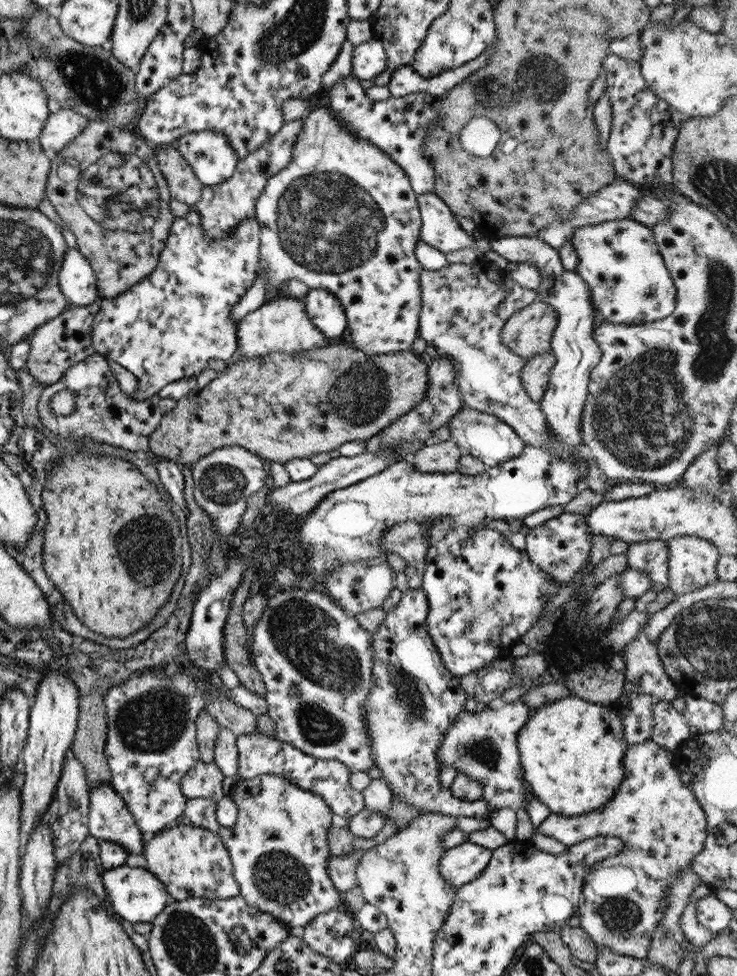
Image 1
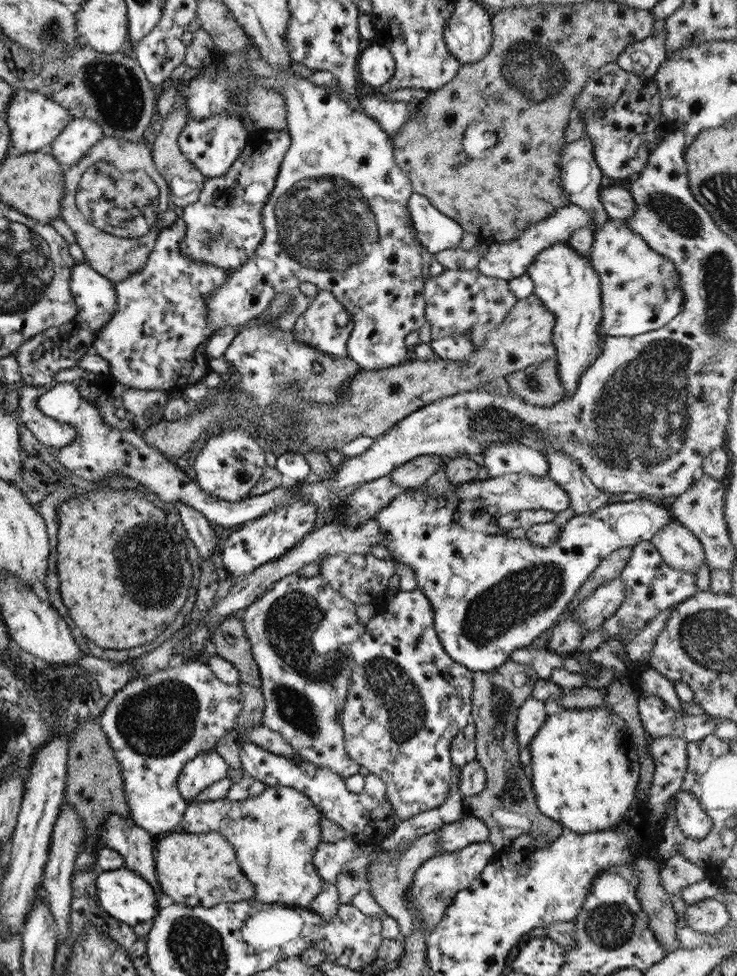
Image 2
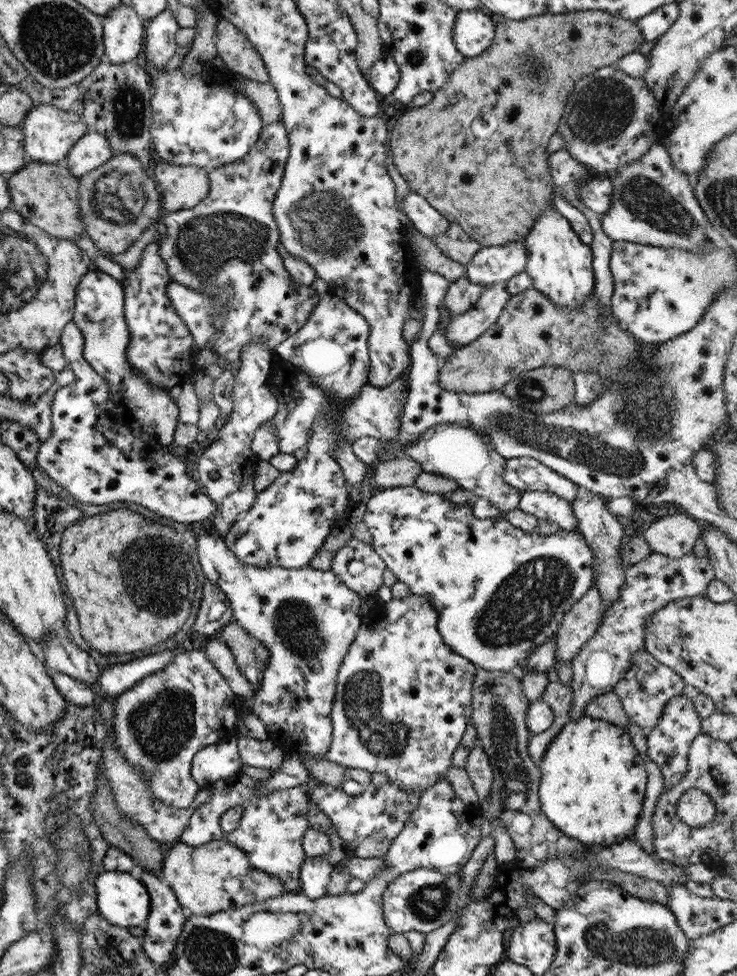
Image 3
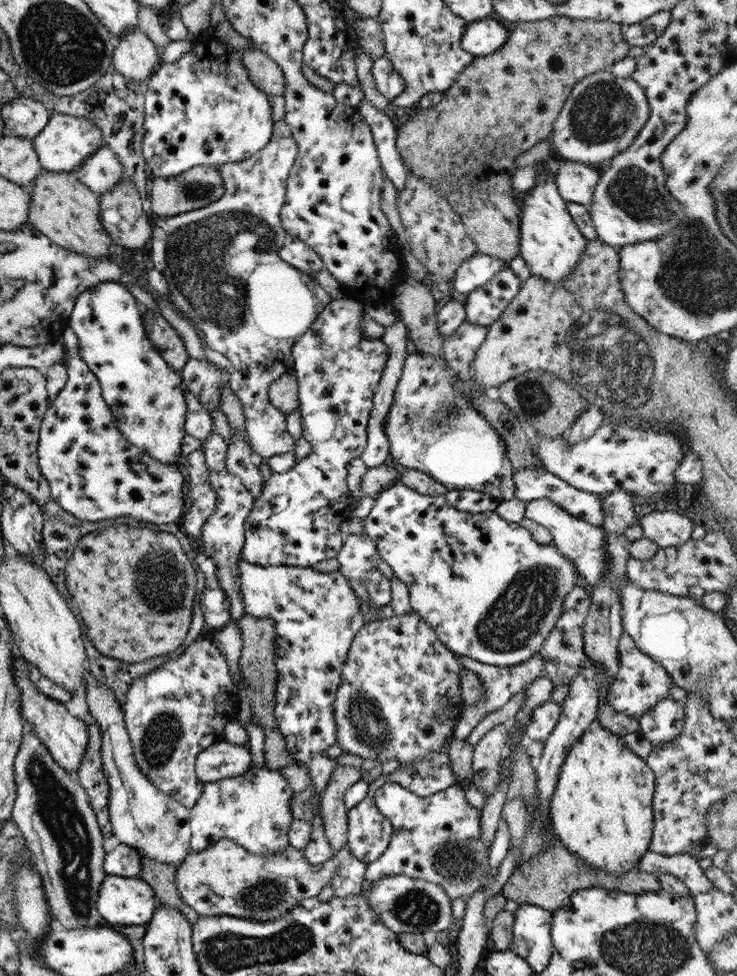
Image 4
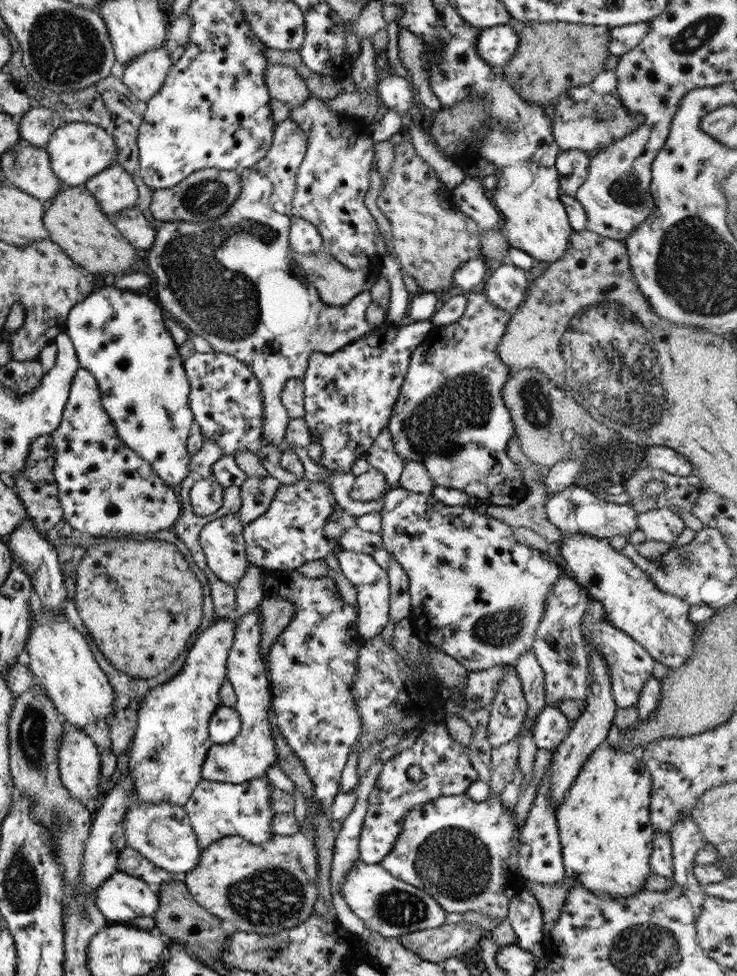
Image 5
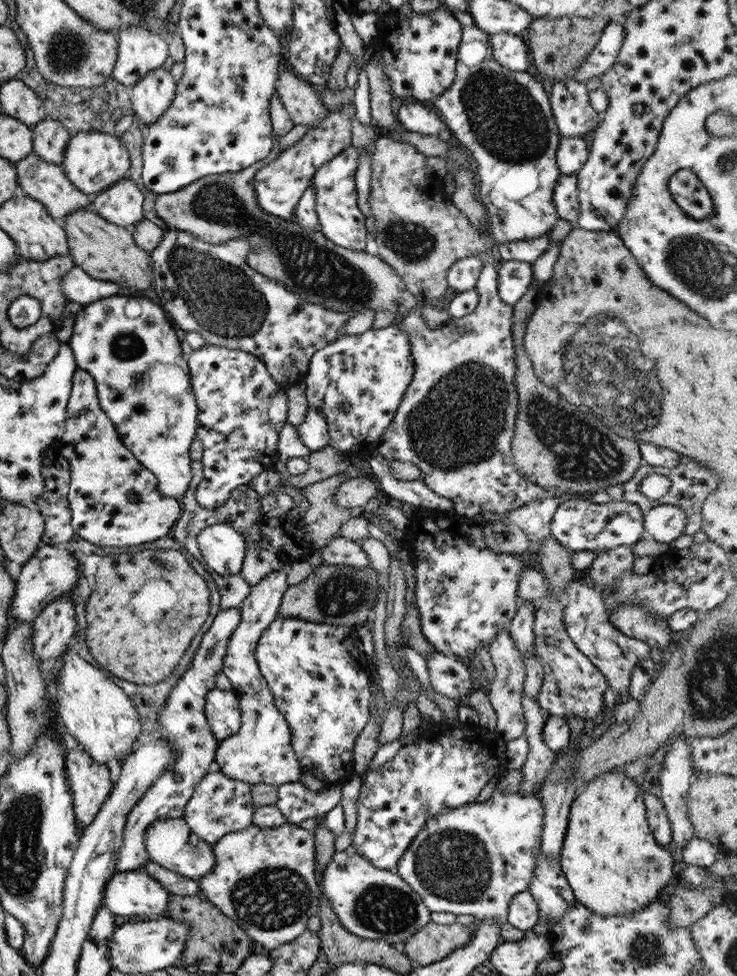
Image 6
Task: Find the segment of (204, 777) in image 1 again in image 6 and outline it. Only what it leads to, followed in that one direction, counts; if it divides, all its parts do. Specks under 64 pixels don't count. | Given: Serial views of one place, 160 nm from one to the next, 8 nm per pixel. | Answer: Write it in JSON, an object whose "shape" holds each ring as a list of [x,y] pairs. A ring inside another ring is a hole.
{"shape":[[[282,568],[269,572],[250,588],[249,594],[238,606],[240,619],[229,637],[220,670],[228,678],[230,691],[237,699],[240,725],[237,733],[218,742],[213,768],[231,780],[250,785],[263,783],[278,787],[286,782],[298,781],[299,773],[303,770],[291,748],[289,727],[275,708],[273,696],[254,655],[261,632],[277,618],[278,606],[287,588],[286,574]]]}

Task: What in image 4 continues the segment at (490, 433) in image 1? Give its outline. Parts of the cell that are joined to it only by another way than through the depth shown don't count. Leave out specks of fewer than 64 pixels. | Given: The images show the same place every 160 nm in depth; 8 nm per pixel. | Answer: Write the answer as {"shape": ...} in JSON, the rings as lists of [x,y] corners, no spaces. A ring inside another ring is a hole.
{"shape":[[[527,468],[527,470],[517,470],[513,473],[513,483],[515,486],[515,497],[521,501],[533,501],[539,498],[547,499],[561,507],[563,512],[567,512],[569,516],[575,516],[577,520],[583,520],[587,524],[595,527],[603,527],[603,511],[601,511],[602,497],[582,492],[573,486],[560,480],[552,473],[543,470],[543,468]]]}

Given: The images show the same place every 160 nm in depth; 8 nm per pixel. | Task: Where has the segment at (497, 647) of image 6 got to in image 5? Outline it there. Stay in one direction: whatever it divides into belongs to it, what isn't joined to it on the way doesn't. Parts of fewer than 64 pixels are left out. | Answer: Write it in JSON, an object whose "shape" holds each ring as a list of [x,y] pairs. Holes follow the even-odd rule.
{"shape":[[[503,664],[501,668],[504,670],[502,681],[496,683],[495,696],[487,708],[486,731],[491,749],[518,736],[527,706],[513,665]]]}

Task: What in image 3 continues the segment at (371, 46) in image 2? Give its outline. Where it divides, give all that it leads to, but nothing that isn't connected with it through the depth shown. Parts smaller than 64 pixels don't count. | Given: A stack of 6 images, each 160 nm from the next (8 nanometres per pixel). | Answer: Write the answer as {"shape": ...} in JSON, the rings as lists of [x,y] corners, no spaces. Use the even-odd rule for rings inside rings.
{"shape":[[[384,52],[371,64],[365,79],[378,97],[385,97],[395,88],[399,80],[398,66],[393,58]]]}

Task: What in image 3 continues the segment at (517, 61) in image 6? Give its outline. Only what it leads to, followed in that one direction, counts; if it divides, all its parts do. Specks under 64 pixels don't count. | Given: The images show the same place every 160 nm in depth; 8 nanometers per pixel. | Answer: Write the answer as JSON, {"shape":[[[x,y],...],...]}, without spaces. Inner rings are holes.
{"shape":[[[483,9],[458,12],[452,28],[452,42],[457,52],[466,59],[487,50],[495,36],[494,19]]]}

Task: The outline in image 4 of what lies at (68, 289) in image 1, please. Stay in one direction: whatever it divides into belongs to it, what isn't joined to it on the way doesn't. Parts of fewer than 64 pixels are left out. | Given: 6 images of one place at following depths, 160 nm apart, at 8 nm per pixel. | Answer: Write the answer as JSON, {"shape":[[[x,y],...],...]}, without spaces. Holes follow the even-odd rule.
{"shape":[[[105,281],[86,288],[74,300],[69,313],[68,327],[78,338],[78,355],[96,376],[101,398],[109,407],[116,427],[128,440],[128,444],[141,448],[142,452],[149,454],[151,459],[157,460],[159,464],[175,464],[181,455],[182,438],[186,435],[185,386],[179,373],[168,367],[145,336],[142,313],[137,309],[128,287],[118,281]]]}

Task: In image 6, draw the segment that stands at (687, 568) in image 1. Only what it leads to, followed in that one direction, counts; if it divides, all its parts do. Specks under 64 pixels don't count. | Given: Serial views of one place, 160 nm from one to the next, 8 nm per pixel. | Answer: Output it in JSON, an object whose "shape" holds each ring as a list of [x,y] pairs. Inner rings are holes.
{"shape":[[[661,504],[643,513],[644,534],[655,542],[671,544],[684,534],[685,513],[676,504]]]}

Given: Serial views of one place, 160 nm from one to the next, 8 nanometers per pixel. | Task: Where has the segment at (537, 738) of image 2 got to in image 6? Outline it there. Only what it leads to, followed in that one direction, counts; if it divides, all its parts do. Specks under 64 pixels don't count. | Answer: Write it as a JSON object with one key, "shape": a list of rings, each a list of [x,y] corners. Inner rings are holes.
{"shape":[[[605,771],[602,775],[596,776],[587,781],[585,789],[571,802],[568,810],[568,821],[566,824],[566,831],[562,840],[561,850],[559,851],[559,864],[563,876],[566,878],[568,885],[571,887],[574,900],[579,904],[586,906],[590,911],[603,916],[609,915],[624,915],[640,910],[647,903],[653,899],[665,898],[665,890],[678,878],[677,865],[678,861],[672,852],[671,847],[663,848],[660,844],[656,843],[653,838],[652,832],[649,830],[646,821],[645,805],[642,797],[643,790],[639,784],[635,784],[633,779],[630,779],[625,771]]]}

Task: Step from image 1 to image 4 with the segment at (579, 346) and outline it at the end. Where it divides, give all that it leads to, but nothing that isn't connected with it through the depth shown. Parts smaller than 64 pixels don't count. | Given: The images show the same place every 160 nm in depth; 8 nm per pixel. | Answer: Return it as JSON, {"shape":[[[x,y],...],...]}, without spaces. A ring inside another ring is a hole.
{"shape":[[[547,160],[537,162],[537,164],[538,181],[533,188],[521,192],[518,199],[520,204],[518,256],[525,261],[533,276],[540,276],[542,279],[550,280],[550,282],[559,282],[571,274],[575,268],[583,249],[585,249],[586,238],[578,231],[577,225],[567,212],[566,202],[558,195],[554,183],[554,171],[551,171],[553,168],[547,165]]]}

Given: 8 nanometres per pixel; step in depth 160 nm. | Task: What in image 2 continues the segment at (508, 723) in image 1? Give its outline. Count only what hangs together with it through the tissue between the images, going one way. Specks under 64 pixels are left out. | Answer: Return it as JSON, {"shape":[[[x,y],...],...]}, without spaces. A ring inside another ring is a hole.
{"shape":[[[531,696],[527,697],[519,708],[516,708],[515,737],[517,737],[519,749],[531,743],[546,716],[543,701]]]}

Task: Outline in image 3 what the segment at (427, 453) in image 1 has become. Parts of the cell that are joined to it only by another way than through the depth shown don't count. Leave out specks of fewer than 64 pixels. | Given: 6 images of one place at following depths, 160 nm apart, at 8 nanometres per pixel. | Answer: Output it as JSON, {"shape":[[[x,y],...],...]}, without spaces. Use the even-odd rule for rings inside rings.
{"shape":[[[398,456],[394,460],[377,462],[368,476],[373,478],[375,489],[387,489],[412,486],[421,472],[415,460]]]}

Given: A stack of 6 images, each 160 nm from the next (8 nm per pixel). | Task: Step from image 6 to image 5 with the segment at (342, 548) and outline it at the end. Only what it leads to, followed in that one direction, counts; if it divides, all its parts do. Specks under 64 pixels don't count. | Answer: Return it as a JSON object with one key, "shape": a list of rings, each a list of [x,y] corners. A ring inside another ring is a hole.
{"shape":[[[340,549],[335,557],[339,564],[341,574],[349,580],[357,592],[357,634],[361,639],[379,635],[381,629],[387,624],[387,610],[389,606],[389,588],[387,573],[372,559],[372,555],[360,552],[349,552]]]}

